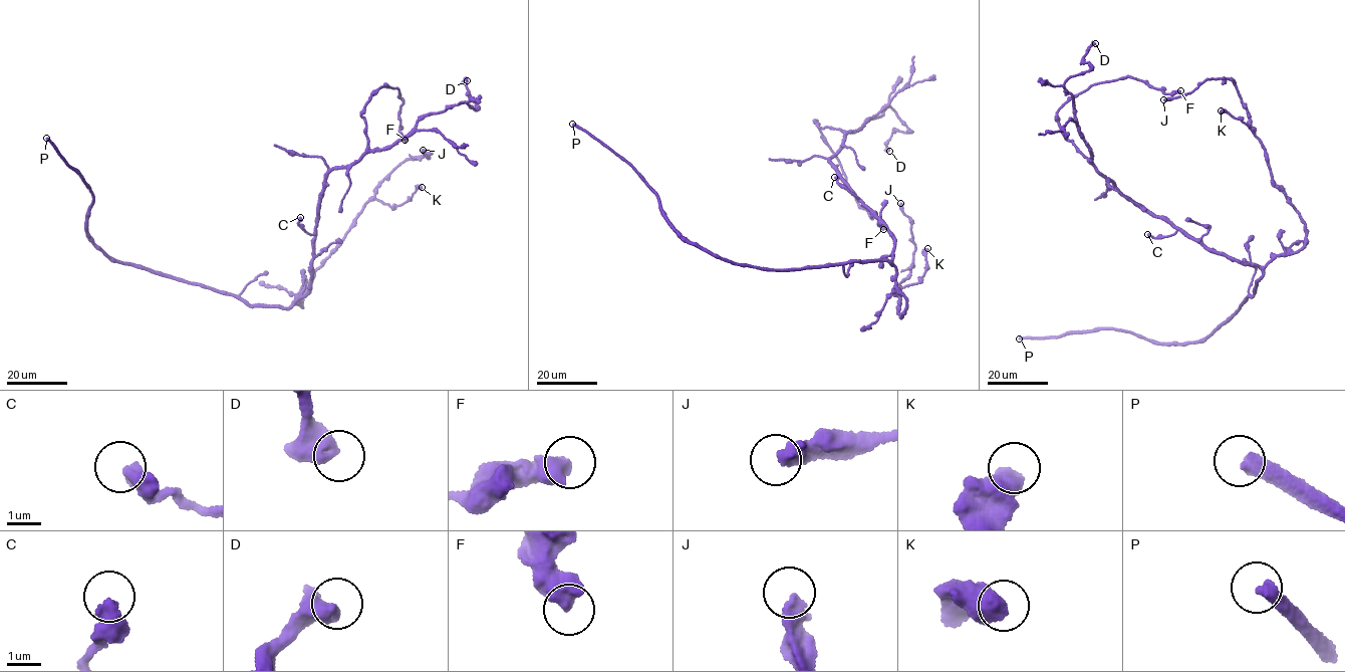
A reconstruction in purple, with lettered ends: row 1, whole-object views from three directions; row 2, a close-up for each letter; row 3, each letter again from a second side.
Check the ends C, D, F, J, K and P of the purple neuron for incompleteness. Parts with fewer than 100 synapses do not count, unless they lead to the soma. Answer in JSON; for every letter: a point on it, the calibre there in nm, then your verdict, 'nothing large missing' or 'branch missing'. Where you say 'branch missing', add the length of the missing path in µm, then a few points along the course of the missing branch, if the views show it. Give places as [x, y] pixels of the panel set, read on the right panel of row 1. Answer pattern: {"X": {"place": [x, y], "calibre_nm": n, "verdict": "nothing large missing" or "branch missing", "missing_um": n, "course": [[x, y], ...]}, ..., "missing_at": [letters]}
{"C": {"place": [1147, 234], "calibre_nm": 320, "verdict": "nothing large missing"}, "D": {"place": [1095, 43], "calibre_nm": 600, "verdict": "nothing large missing"}, "F": {"place": [1180, 90], "calibre_nm": 650, "verdict": "nothing large missing"}, "J": {"place": [1163, 99], "calibre_nm": 480, "verdict": "nothing large missing"}, "K": {"place": [1221, 110], "calibre_nm": 650, "verdict": "nothing large missing"}, "P": {"place": [1019, 339], "calibre_nm": 420, "verdict": "branch missing", "missing_um": 150}, "missing_at": ["P"]}

